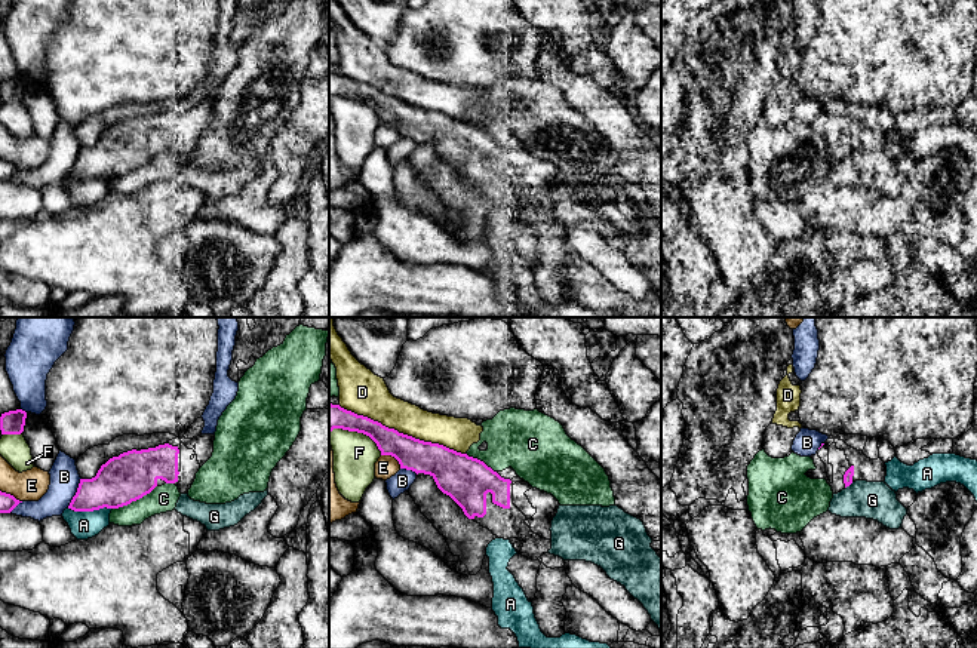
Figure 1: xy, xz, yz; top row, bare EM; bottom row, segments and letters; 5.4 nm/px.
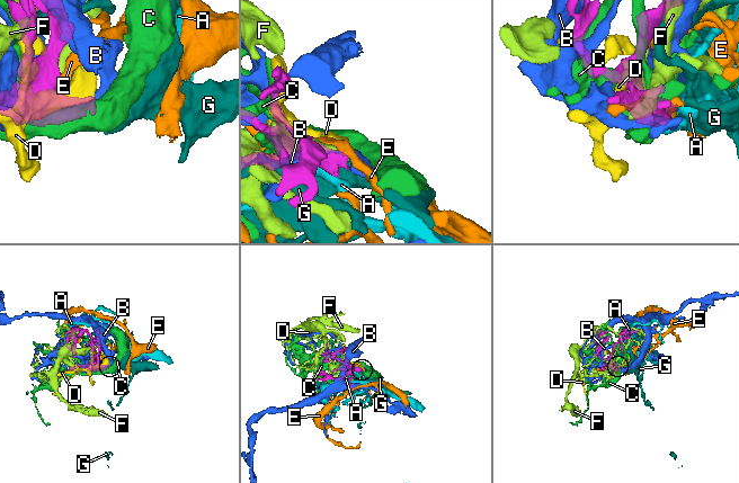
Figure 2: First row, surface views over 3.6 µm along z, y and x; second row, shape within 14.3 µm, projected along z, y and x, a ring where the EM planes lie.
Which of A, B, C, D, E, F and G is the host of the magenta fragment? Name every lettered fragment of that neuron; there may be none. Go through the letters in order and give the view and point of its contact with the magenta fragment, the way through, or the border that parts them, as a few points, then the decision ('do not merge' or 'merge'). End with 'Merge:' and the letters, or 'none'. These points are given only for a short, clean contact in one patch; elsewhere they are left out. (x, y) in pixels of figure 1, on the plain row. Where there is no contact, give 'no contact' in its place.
A: xy (89, 178) | do not merge
B: xy (76, 160) | do not merge
C: xy (134, 168) | do not merge
D: xz (402, 101) | do not merge
E: xz (393, 123) | do not merge
F: xz (358, 100) | do not merge
G: yz (848, 153) | do not merge
Merge: none

